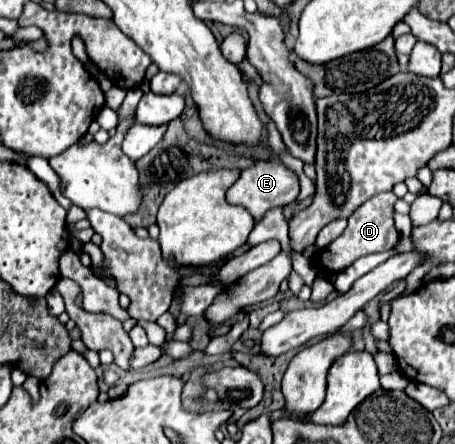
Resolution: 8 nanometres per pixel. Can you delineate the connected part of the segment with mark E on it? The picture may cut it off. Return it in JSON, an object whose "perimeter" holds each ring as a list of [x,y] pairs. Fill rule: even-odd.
{"perimeter":[[[259,160],[253,166],[245,168],[239,176],[239,180],[227,190],[227,200],[231,204],[245,206],[251,214],[255,214],[255,220],[259,222],[261,216],[283,204],[291,204],[299,196],[299,178],[293,170],[289,170],[283,162],[269,162],[269,160]]]}

